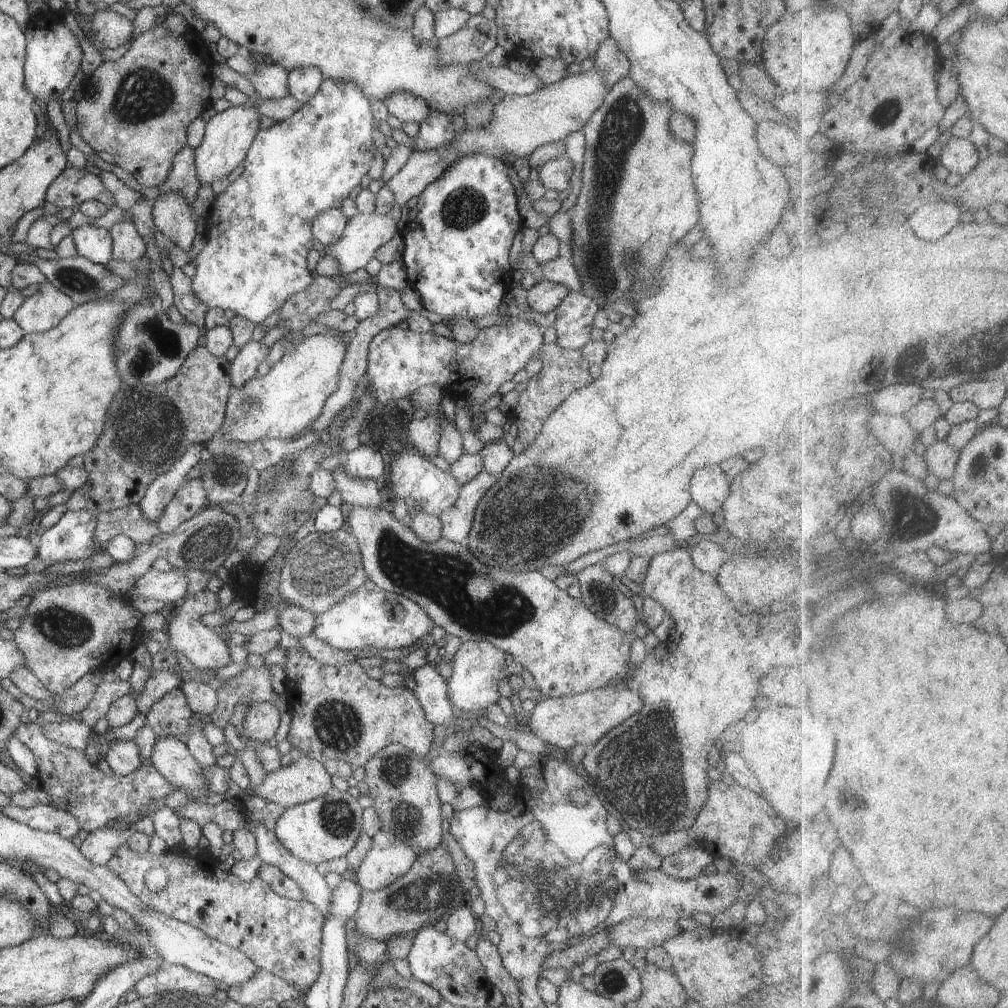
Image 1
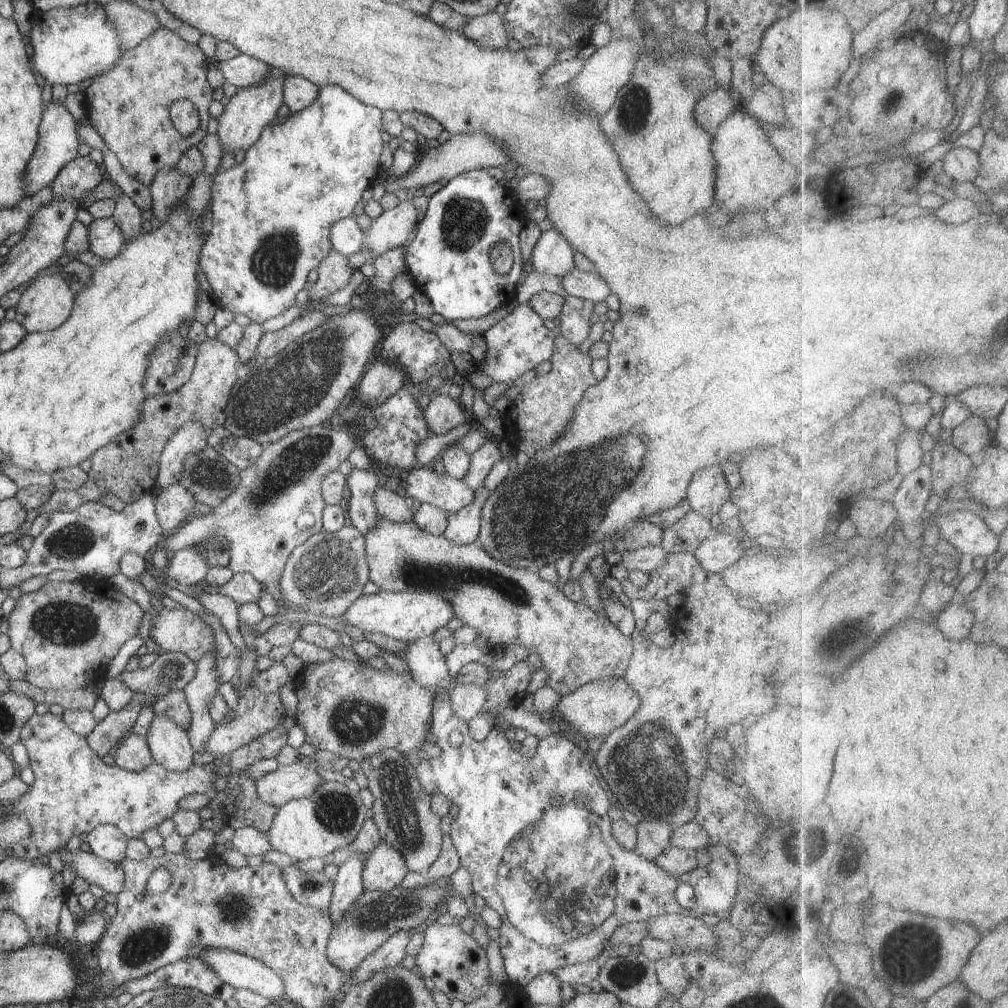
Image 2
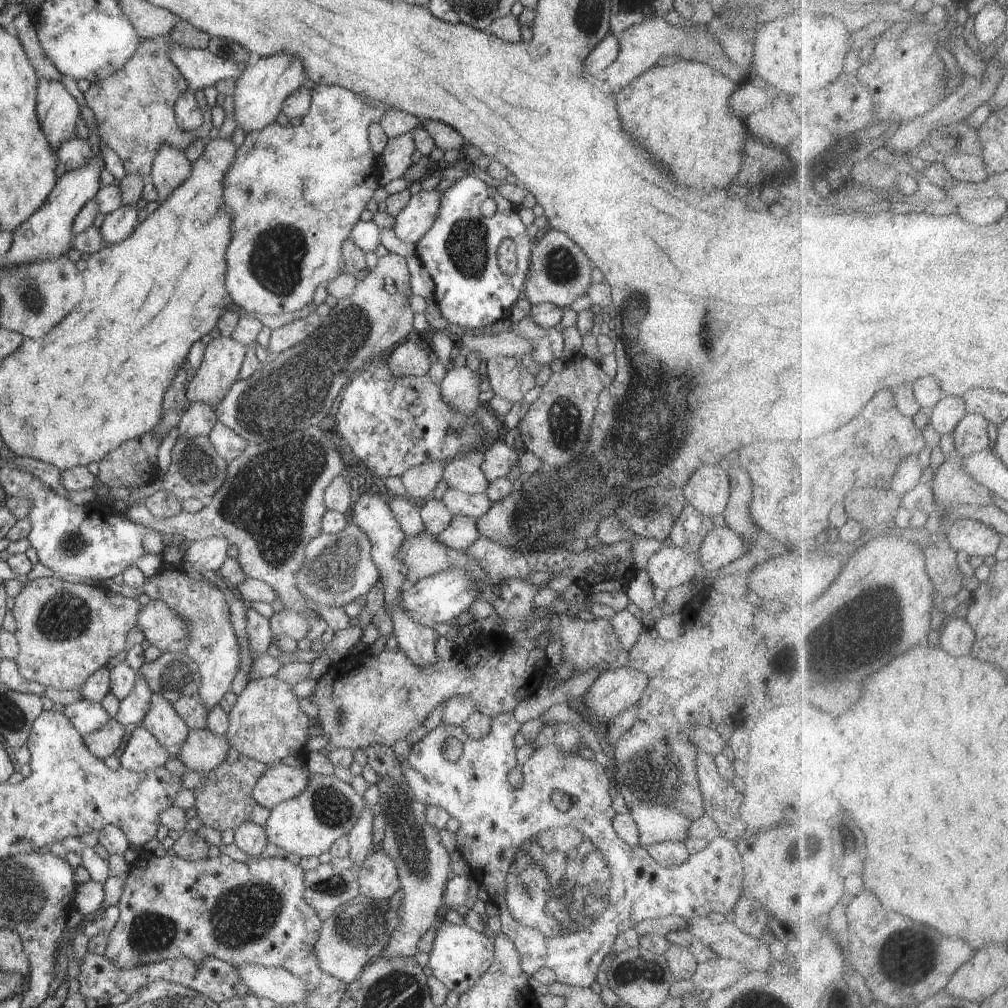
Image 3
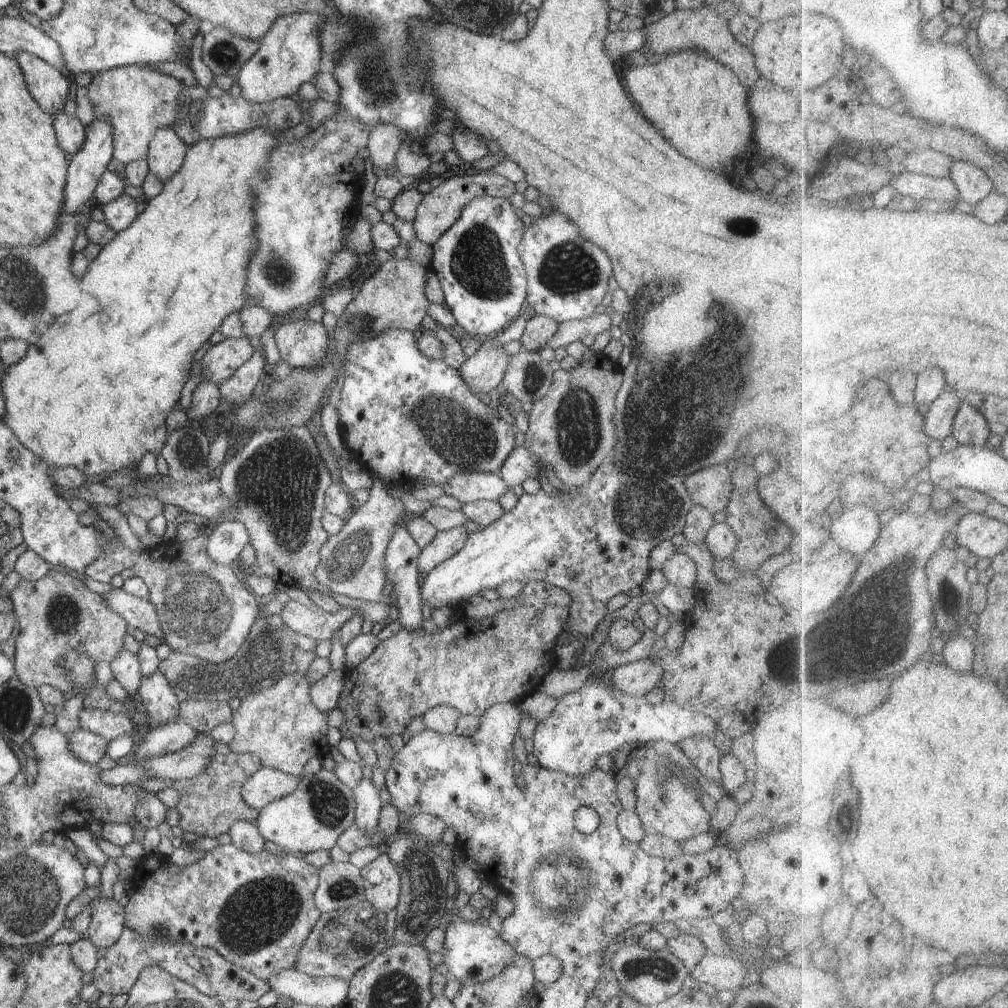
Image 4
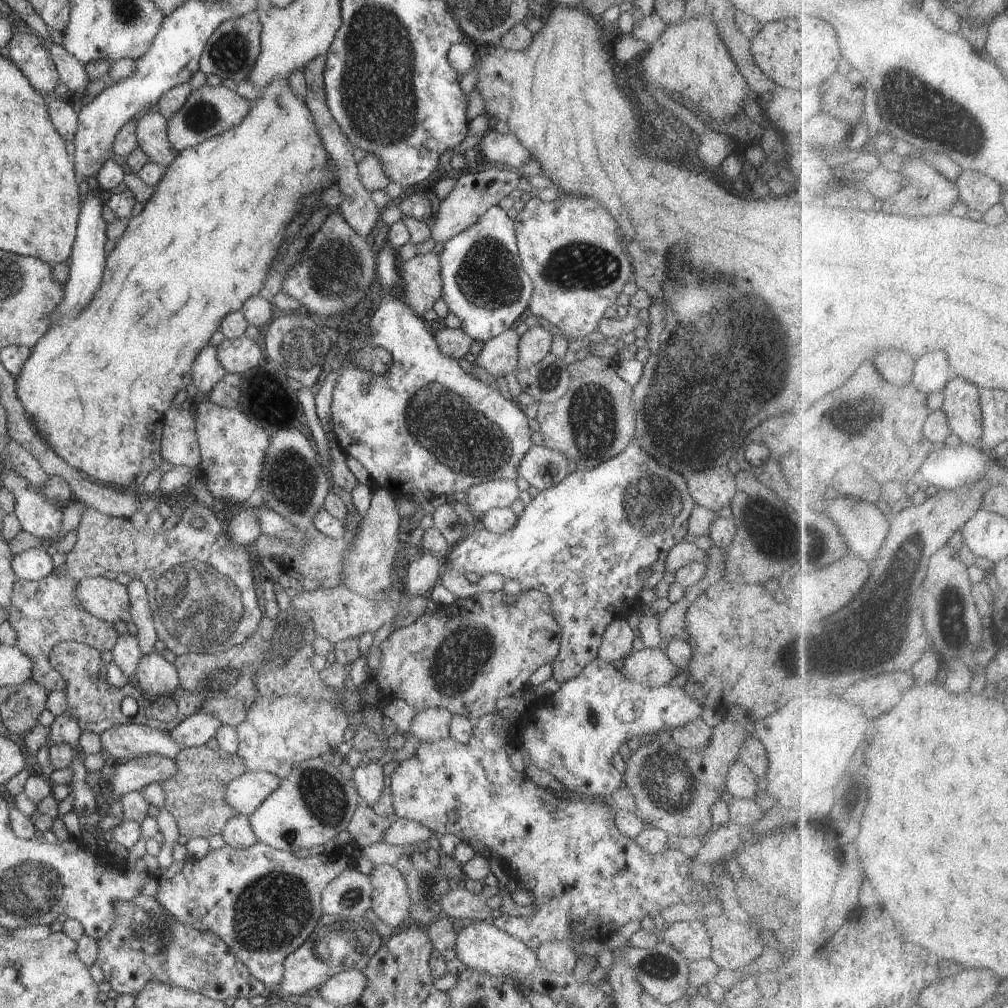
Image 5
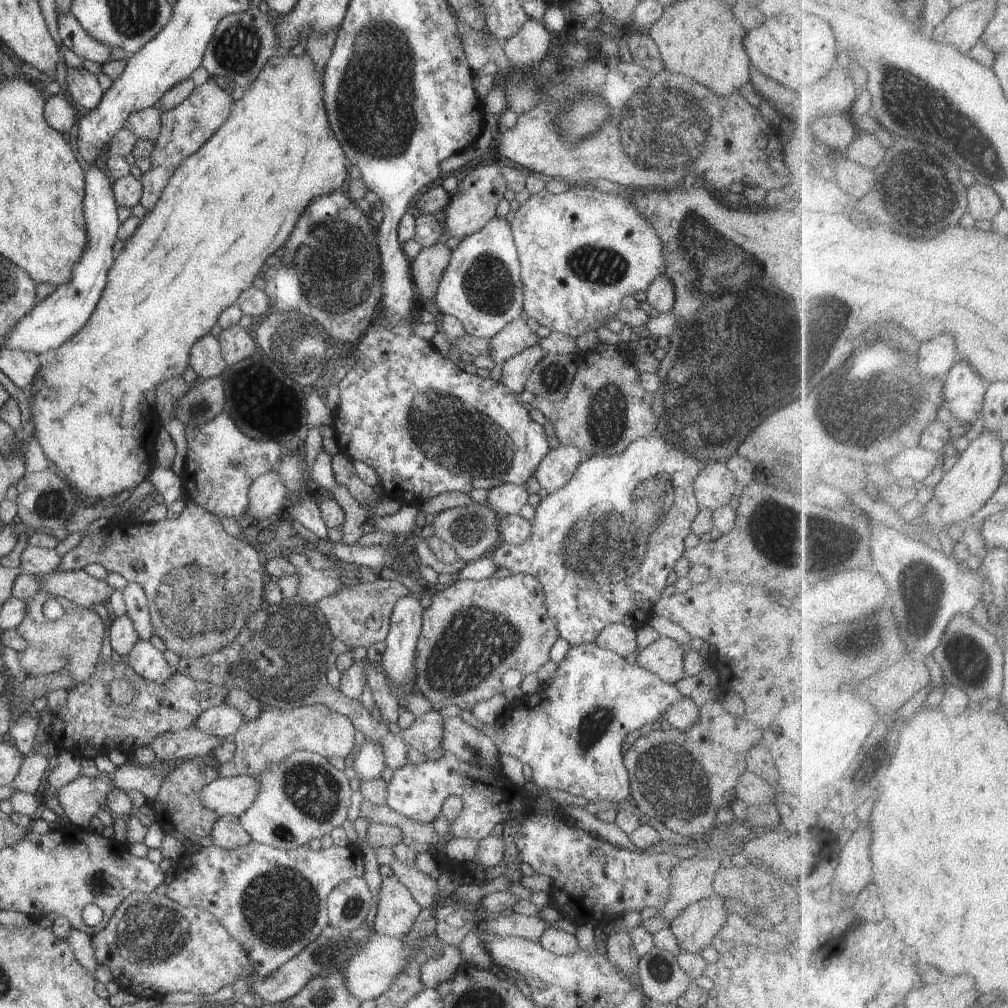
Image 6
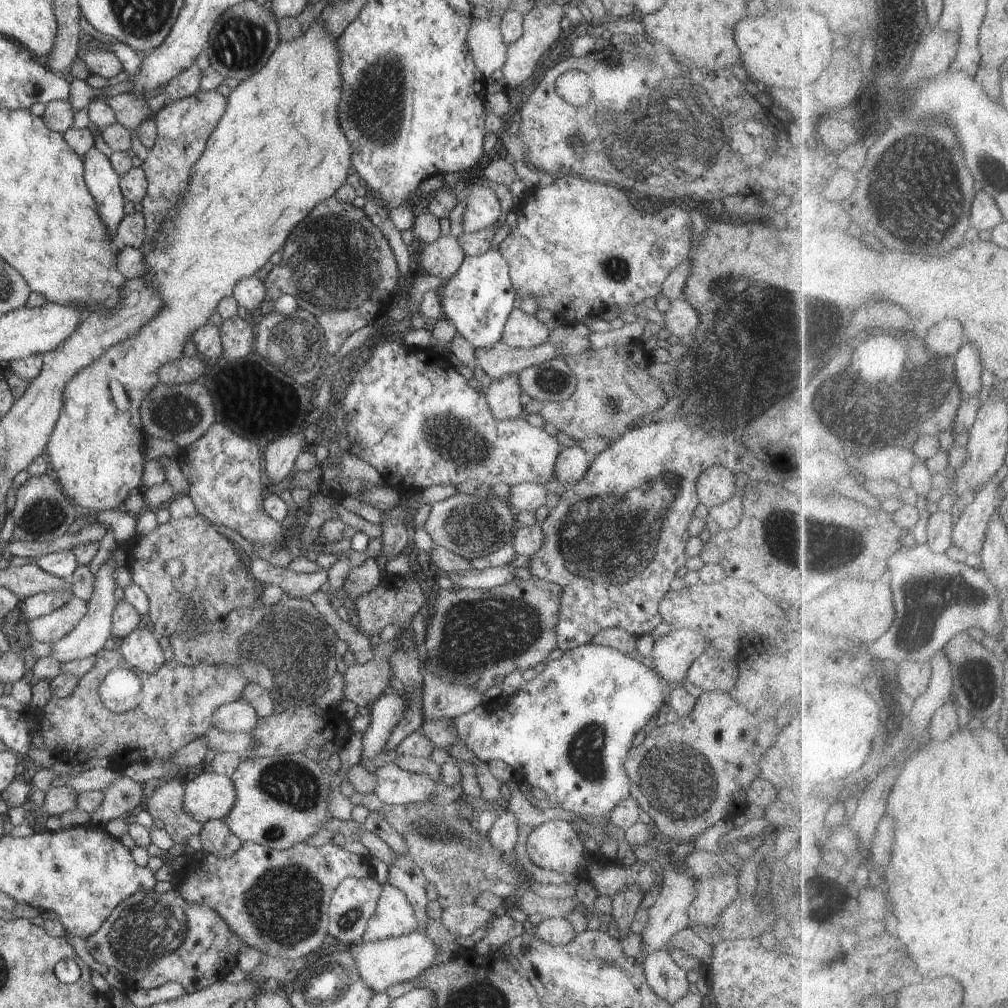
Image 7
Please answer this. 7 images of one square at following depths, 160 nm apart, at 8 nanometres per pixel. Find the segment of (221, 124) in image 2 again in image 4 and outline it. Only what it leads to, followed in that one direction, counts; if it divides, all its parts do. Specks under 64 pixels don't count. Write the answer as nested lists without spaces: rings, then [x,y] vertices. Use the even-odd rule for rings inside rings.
[[[296,12],[276,18],[258,42],[258,51],[241,66],[234,78],[242,88],[241,96],[248,102],[270,102],[297,94],[300,86],[311,82],[319,74],[322,62],[320,28],[328,16],[316,12]]]

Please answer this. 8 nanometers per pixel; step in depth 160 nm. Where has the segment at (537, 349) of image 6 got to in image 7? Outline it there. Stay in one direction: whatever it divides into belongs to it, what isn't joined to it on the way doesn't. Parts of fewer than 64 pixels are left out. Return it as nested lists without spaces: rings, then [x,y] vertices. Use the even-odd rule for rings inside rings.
[[[517,374],[502,376],[490,382],[485,390],[486,402],[498,420],[510,420],[525,416],[520,402],[520,384]]]

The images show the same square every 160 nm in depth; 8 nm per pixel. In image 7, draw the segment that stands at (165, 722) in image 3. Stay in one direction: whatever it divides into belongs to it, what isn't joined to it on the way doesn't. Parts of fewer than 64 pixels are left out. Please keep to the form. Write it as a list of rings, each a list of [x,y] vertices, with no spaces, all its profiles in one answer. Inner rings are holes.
[[[134,628],[130,634],[126,634],[125,638],[118,641],[116,648],[118,648],[125,664],[142,673],[154,674],[154,672],[158,672],[160,666],[164,666],[165,654],[160,646],[159,637],[149,629]]]

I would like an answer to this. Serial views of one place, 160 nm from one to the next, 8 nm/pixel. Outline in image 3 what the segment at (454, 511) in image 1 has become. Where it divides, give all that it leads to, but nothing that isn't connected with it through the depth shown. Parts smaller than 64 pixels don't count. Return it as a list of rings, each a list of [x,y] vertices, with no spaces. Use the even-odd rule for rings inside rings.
[[[456,514],[453,515],[446,530],[443,530],[435,537],[448,548],[467,551],[480,536],[475,518]]]

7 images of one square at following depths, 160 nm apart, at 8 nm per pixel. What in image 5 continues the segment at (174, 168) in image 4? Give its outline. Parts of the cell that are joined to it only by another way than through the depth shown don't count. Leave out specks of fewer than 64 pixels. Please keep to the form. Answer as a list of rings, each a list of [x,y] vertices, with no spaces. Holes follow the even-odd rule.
[[[146,111],[135,130],[139,149],[150,163],[167,169],[179,153],[169,141],[167,120],[158,111]]]

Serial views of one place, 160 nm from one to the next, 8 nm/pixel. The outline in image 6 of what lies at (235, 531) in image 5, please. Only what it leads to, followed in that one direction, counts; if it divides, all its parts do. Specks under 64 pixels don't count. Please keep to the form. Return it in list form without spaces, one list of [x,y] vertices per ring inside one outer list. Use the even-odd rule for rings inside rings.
[[[269,471],[265,475],[259,476],[249,488],[249,505],[248,505],[248,516],[252,518],[251,524],[258,524],[264,522],[266,518],[270,518],[272,514],[282,514],[284,507],[286,506],[287,492],[284,483],[279,479],[279,473]]]

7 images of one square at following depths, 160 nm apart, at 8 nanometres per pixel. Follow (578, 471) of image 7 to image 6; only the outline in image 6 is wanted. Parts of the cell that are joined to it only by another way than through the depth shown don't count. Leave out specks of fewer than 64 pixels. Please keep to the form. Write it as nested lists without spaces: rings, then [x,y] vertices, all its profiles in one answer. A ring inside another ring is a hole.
[[[561,445],[556,449],[550,449],[542,457],[533,475],[541,488],[551,493],[572,478],[574,471],[584,459],[580,448]]]

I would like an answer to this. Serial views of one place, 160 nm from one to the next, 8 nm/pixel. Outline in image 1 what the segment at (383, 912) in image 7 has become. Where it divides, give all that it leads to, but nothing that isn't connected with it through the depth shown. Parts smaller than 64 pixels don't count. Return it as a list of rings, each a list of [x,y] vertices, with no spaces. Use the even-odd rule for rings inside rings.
[[[380,829],[372,837],[372,846],[368,854],[362,860],[362,864],[353,873],[353,878],[360,888],[364,891],[374,892],[386,888],[392,884],[398,877],[404,876],[410,867],[416,862],[417,854],[415,850],[400,838],[395,837],[389,830]]]

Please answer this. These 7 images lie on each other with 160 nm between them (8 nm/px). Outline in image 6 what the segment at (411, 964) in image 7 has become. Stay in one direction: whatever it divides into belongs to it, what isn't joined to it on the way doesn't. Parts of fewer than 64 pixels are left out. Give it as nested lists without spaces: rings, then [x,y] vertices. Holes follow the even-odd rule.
[[[371,932],[361,941],[361,950],[352,957],[344,970],[345,985],[353,997],[372,1001],[390,988],[395,976],[409,963],[411,953],[403,940]]]

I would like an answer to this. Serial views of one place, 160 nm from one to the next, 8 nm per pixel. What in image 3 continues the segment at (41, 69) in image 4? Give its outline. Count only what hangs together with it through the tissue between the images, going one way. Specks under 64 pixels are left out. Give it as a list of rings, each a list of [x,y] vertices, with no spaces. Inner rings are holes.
[[[39,76],[36,112],[42,132],[57,152],[60,145],[77,136],[80,106],[64,84]]]

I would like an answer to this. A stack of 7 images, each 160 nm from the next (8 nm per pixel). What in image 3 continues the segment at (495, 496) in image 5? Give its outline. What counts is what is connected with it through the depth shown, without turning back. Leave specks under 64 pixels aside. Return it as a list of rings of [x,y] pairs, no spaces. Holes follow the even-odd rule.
[[[456,458],[446,464],[442,480],[445,480],[450,488],[469,495],[484,493],[490,482],[479,466],[475,466],[464,458]]]

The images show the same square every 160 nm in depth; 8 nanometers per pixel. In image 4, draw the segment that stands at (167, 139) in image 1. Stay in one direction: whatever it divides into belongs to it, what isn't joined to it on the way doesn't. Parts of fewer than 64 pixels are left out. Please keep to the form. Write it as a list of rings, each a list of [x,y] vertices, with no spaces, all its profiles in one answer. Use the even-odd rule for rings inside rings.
[[[132,64],[98,72],[87,87],[94,115],[108,118],[112,126],[113,157],[125,166],[134,160],[147,160],[148,144],[158,128],[172,128],[178,120],[178,96],[184,88],[180,80],[162,74],[146,64]]]

